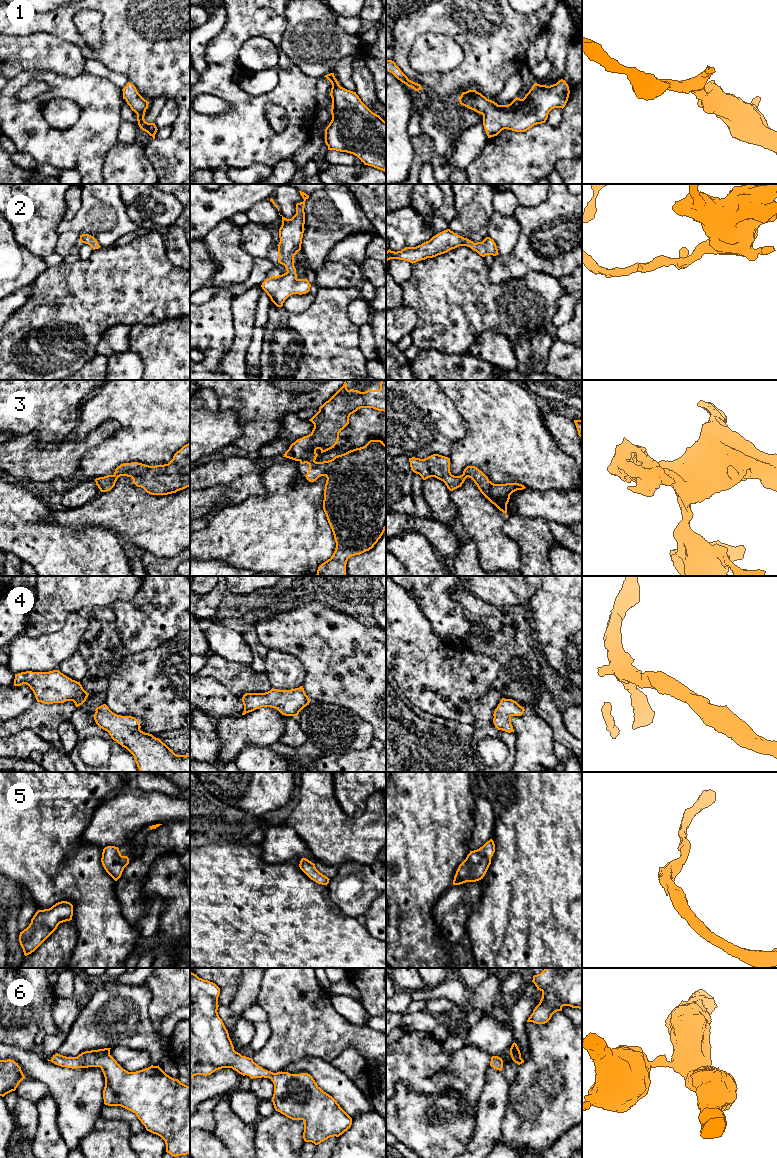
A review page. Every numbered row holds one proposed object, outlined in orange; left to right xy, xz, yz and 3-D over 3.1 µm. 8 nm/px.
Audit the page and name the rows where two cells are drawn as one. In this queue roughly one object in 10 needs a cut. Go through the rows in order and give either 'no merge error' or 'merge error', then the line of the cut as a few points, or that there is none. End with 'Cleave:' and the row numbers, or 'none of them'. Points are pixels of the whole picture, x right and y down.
1: no merge error; no cut
2: no merge error; no cut
3: no merge error; no cut
4: no merge error; no cut
5: no merge error; no cut
6: no merge error; no cut
Cleave: none of them

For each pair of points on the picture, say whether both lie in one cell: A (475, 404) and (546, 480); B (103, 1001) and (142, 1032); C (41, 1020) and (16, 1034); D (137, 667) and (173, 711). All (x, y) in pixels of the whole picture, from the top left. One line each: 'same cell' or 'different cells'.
A: same cell
B: same cell
C: same cell
D: same cell

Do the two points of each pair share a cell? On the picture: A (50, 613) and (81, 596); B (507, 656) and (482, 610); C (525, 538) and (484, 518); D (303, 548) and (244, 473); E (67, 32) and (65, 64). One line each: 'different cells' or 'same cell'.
A: same cell
B: same cell
C: different cells
D: different cells
E: different cells

